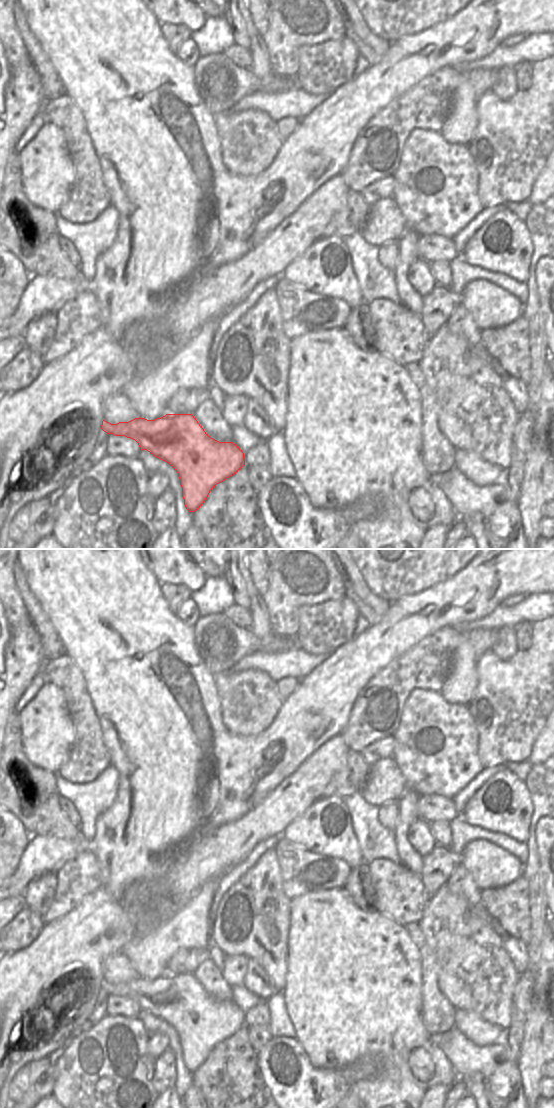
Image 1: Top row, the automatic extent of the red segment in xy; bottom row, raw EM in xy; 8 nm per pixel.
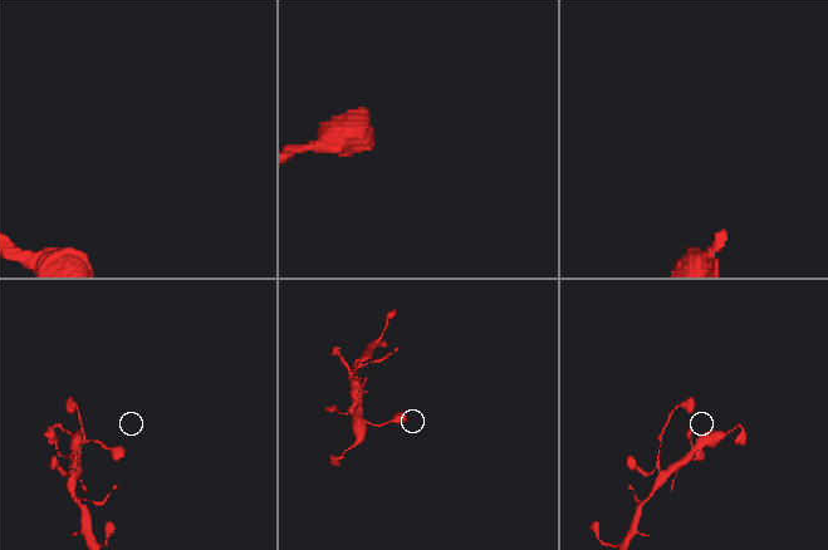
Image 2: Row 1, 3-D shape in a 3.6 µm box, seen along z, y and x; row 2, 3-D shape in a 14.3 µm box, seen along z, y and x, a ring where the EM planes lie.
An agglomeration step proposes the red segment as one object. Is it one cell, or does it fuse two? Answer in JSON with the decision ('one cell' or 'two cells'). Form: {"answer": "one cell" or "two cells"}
{"answer": "one cell"}

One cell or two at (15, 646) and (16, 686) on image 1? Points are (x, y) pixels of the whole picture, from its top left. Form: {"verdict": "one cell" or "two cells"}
{"verdict": "one cell"}

